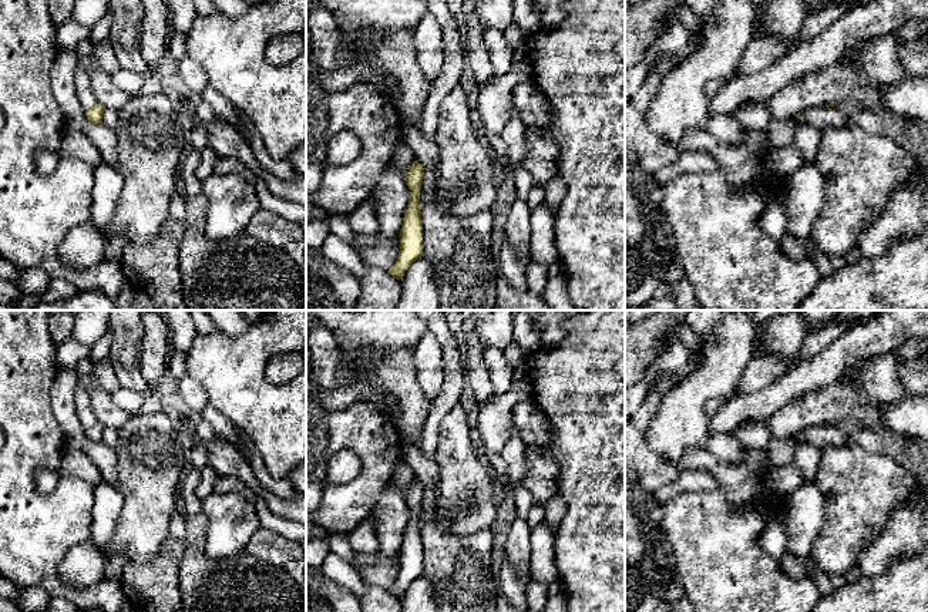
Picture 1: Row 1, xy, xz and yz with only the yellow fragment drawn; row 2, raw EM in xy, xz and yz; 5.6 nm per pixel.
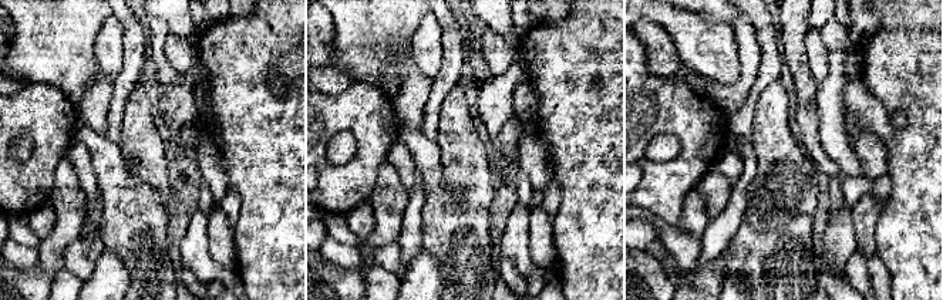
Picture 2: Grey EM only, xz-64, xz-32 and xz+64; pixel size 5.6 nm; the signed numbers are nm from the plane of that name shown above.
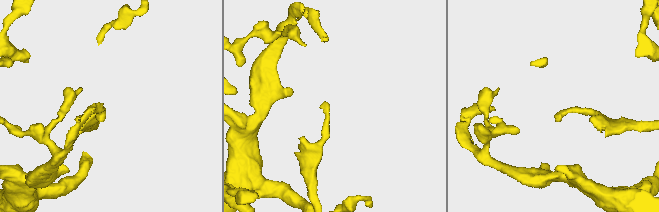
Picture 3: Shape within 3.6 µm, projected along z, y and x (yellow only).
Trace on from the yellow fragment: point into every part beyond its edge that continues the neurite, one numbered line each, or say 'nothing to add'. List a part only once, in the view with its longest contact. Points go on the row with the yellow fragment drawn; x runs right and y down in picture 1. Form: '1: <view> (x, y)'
nothing to add

